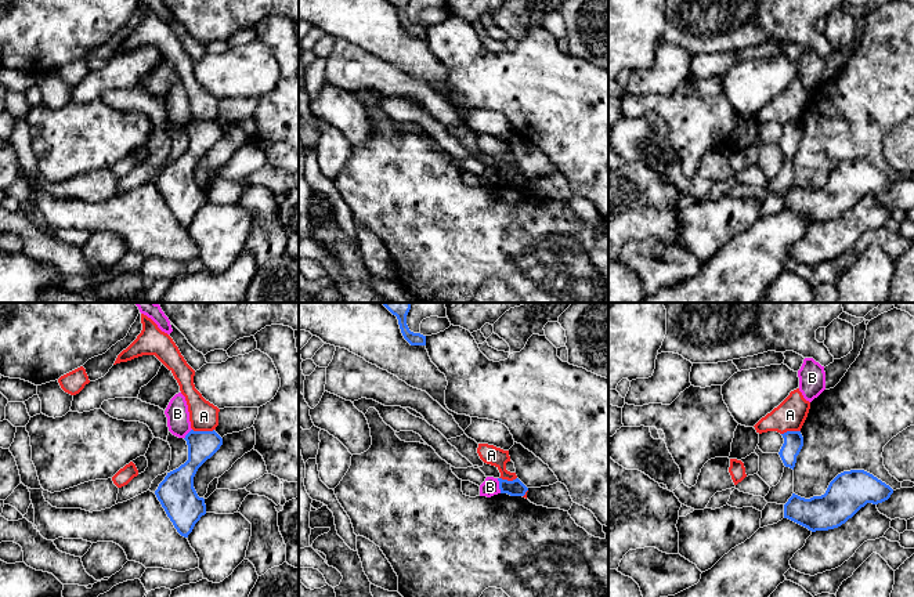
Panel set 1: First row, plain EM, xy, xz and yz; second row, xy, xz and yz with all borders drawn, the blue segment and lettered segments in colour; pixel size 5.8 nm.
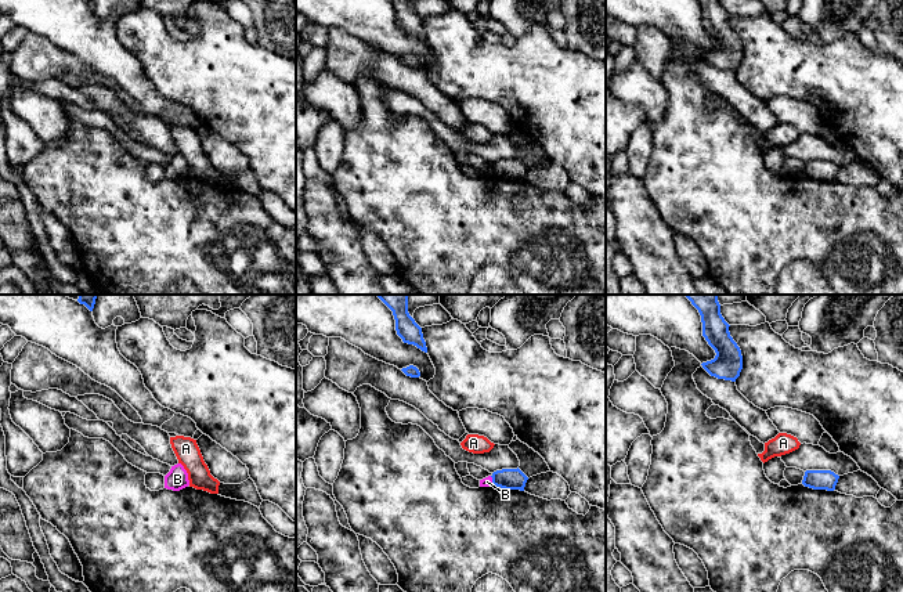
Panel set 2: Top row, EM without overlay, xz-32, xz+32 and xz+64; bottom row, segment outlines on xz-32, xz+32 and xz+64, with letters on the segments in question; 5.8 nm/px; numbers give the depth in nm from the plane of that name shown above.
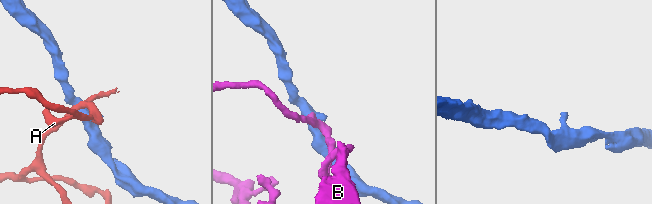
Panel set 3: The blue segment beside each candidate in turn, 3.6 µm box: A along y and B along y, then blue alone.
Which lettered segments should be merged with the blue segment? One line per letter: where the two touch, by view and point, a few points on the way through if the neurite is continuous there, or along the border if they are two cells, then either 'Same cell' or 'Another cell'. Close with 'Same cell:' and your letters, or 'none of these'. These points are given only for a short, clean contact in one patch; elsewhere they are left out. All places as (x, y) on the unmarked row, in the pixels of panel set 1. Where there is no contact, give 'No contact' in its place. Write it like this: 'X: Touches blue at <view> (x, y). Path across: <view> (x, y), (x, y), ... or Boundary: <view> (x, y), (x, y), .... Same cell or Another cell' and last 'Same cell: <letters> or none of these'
A: Touches blue at xy (203, 122). Boundary: xy (192, 119), (213, 120). Another cell
B: Touches blue at xz (499, 176). Boundary: xz (497, 169), (501, 183). Another cell
Same cell: none of these

